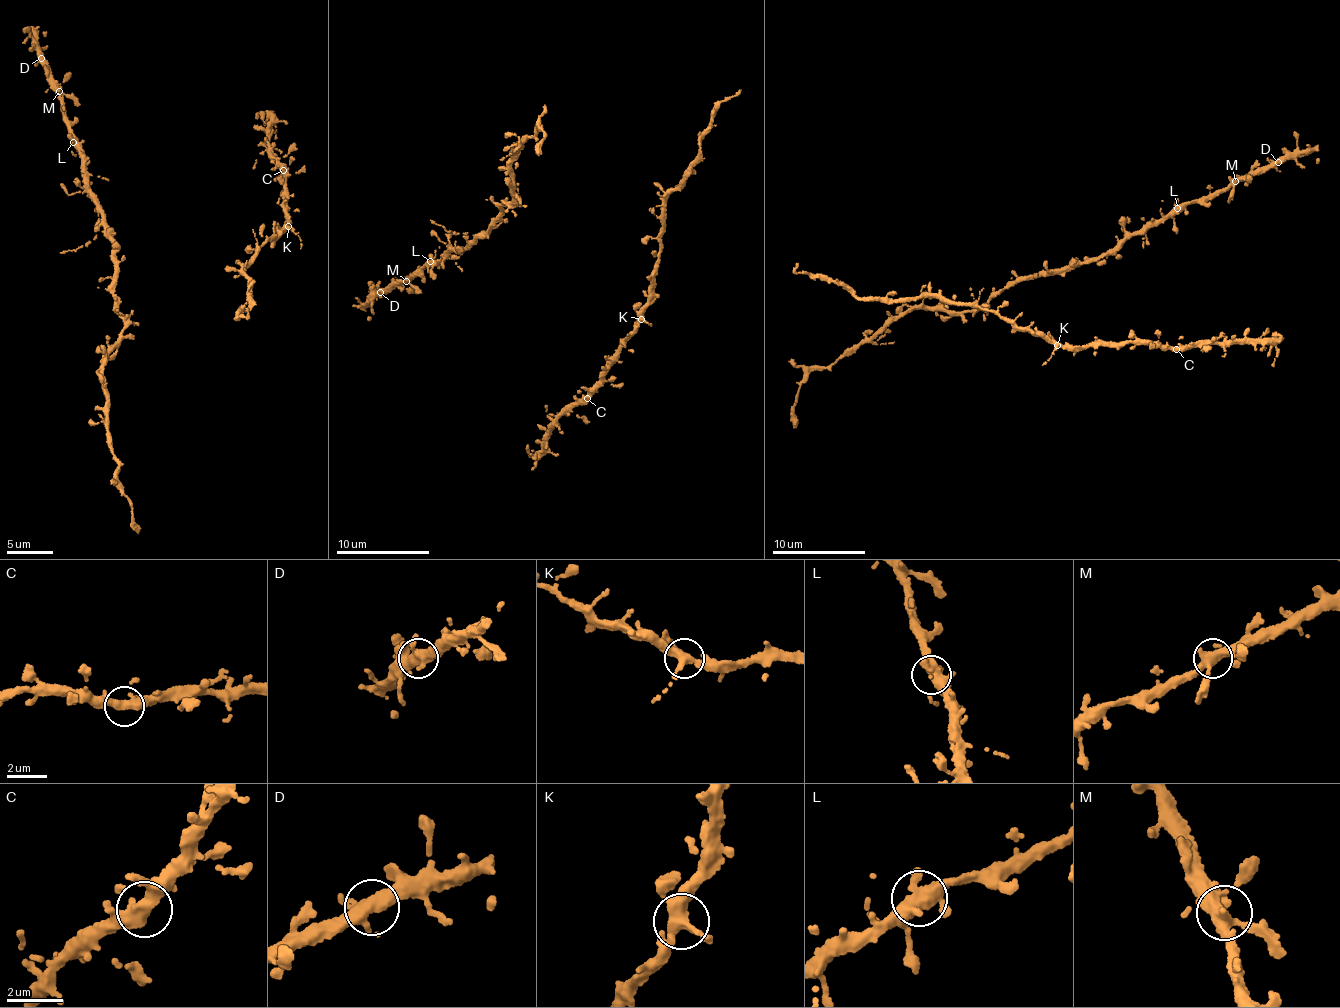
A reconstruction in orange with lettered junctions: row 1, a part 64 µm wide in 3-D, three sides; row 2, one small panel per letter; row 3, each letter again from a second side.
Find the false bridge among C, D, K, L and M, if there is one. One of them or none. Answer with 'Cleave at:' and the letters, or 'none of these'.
Cleave at: none of these

